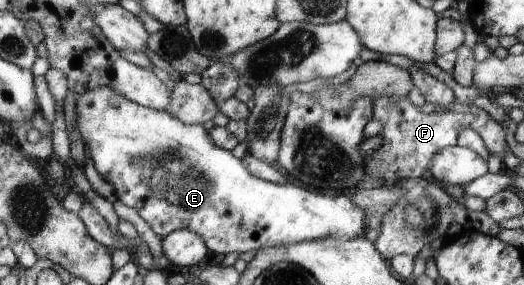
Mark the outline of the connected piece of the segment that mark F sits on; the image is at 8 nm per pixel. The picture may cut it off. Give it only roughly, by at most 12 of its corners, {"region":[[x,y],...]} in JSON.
{"region":[[407,97],[375,99],[384,144],[368,180],[422,177],[438,150],[475,130],[503,162],[505,131],[484,109],[421,113]]}

